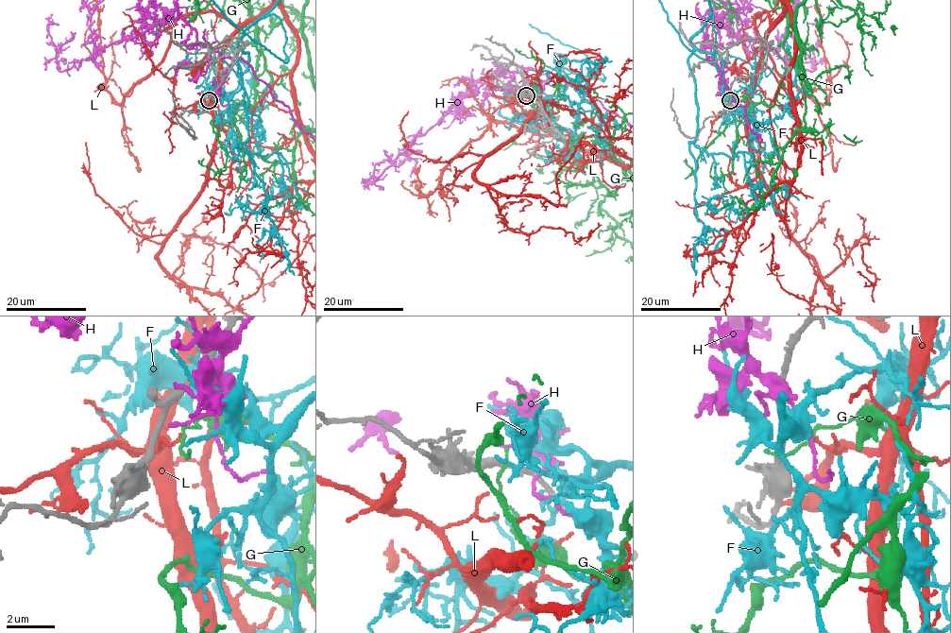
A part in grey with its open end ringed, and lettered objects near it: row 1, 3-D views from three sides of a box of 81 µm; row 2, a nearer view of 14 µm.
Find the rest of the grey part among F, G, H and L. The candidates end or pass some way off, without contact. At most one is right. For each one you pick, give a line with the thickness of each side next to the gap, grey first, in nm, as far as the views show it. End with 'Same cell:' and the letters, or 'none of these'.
G: Thickness 260 nm (grey) against 140 nm
Same cell: G

